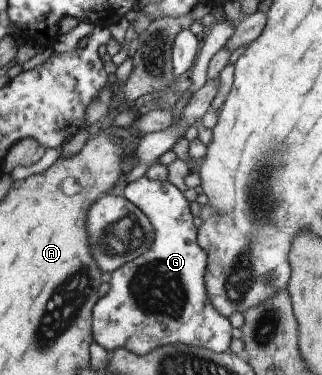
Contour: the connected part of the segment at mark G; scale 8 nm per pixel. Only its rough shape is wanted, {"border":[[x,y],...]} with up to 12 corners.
{"border":[[137,178],[123,198],[153,244],[91,308],[108,354],[230,350],[189,202]]}

